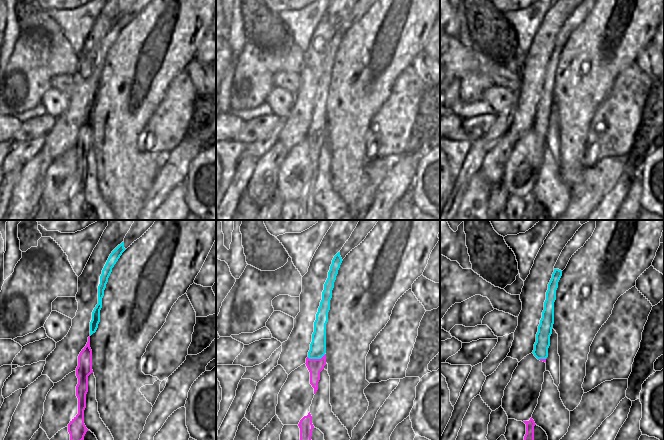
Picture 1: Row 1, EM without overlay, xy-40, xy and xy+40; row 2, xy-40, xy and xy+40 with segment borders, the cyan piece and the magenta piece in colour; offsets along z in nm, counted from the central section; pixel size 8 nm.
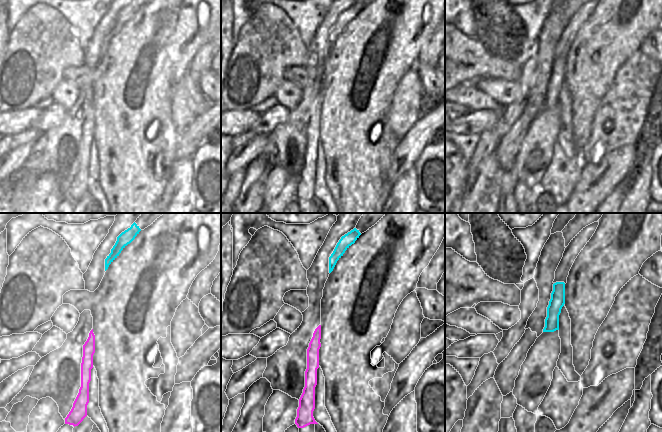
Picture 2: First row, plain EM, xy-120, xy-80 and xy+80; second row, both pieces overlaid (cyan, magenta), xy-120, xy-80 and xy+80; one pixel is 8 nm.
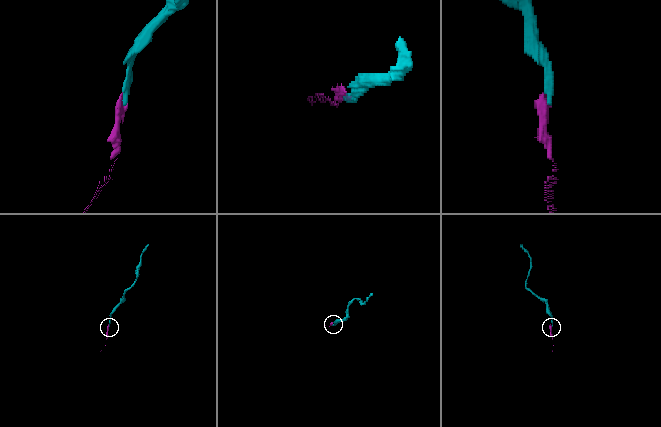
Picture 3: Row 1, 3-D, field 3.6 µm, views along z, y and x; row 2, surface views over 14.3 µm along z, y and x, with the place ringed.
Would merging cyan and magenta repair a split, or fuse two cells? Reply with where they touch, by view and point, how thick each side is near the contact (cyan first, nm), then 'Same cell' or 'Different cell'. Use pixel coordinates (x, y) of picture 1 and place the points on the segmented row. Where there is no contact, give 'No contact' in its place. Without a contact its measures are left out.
Touches cyan at xy (316, 358). Thickness 130 nm (cyan) against 120 nm. Same cell.

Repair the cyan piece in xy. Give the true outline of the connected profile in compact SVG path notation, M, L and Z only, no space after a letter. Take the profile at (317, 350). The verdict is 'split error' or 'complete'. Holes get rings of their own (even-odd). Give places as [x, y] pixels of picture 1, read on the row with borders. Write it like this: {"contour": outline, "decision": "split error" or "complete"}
{"contour": "M338 252L332 260L332 264L328 272L328 278L324 284L322 300L314 322L312 342L310 344L308 357L306 358L305 364L310 372L310 384L314 388L314 394L318 390L320 372L326 365L326 324L328 322L328 312L330 310L330 300L332 298L334 282L342 261L340 252Z", "decision": "split error"}

